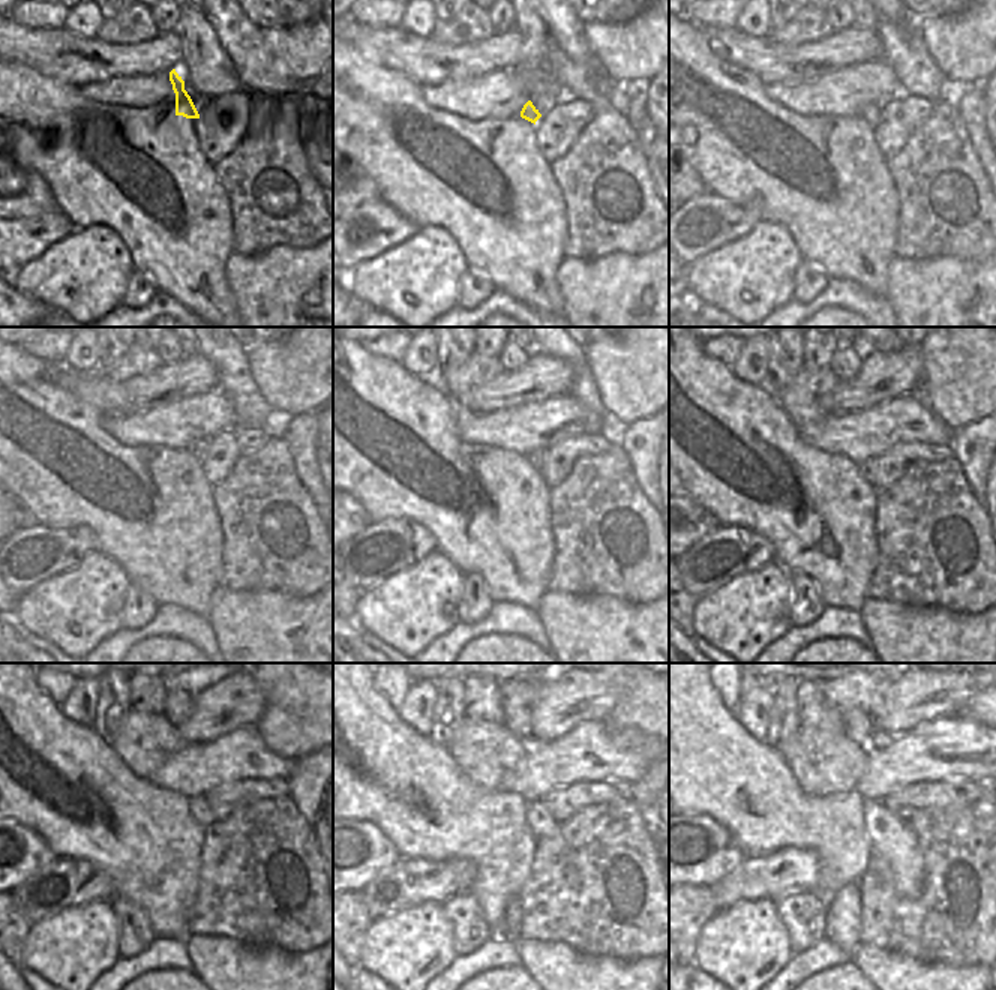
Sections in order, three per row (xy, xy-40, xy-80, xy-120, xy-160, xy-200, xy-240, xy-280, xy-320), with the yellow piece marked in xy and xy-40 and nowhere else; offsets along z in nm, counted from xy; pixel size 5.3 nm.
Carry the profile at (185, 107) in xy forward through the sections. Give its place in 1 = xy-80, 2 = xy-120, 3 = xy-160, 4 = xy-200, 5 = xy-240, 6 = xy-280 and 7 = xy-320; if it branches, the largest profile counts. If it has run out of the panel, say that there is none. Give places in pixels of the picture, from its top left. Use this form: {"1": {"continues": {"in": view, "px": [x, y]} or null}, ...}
{"1": {"continues": {"in": "xy-80", "px": [870, 113]}}, "2": {"continues": {"in": "xy-120", "px": [198, 452]}}, "3": {"continues": {"in": "xy-160", "px": [536, 458]}}, "4": {"continues": {"in": "xy-200", "px": [867, 468]}}, "5": {"continues": {"in": "xy-240", "px": [200, 810]}}, "6": {"continues": {"in": "xy-280", "px": [542, 824]}}, "7": {"continues": {"in": "xy-320", "px": [893, 840]}}}

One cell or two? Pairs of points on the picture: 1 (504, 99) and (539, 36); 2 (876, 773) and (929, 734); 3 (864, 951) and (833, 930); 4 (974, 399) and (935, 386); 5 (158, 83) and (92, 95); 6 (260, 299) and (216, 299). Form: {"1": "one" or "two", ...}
{"1": "two", "2": "one", "3": "two", "4": "one", "5": "one", "6": "two"}

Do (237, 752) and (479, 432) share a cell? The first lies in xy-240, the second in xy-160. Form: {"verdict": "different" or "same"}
{"verdict": "same"}

